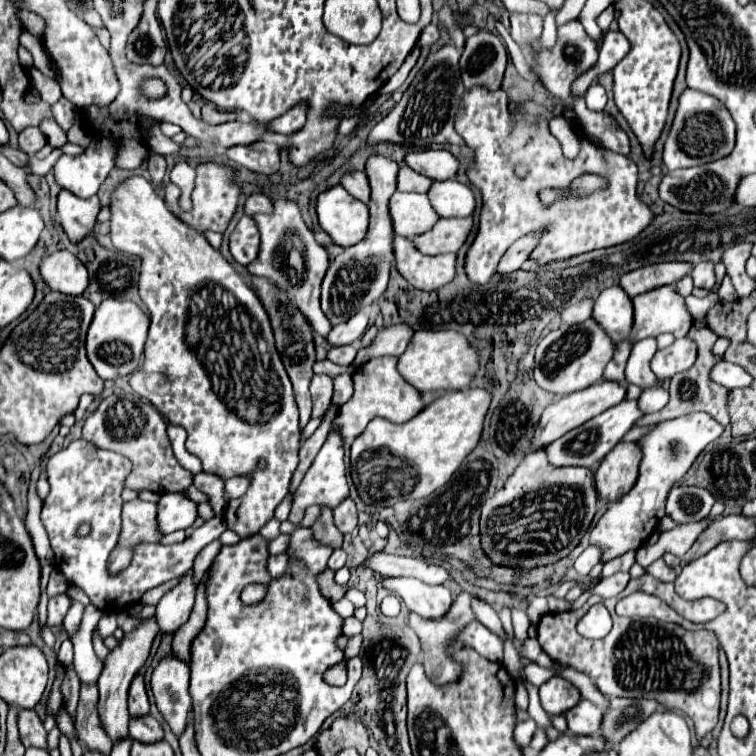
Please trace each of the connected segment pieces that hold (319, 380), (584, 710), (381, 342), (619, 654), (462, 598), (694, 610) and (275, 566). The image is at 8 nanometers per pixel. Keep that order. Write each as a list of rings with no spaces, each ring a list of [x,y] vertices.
[[[314,376],[310,384],[312,418],[320,418],[332,400],[332,380],[328,376]]]
[[[582,700],[578,706],[570,708],[564,716],[568,720],[568,730],[578,736],[590,736],[598,732],[602,726],[602,712],[590,700]]]
[[[396,324],[396,326],[384,328],[378,332],[378,336],[370,348],[358,352],[354,364],[360,366],[366,360],[378,358],[378,356],[402,356],[402,352],[408,348],[412,336],[414,336],[414,328],[408,328],[408,324]]]
[[[578,610],[578,612],[562,612],[562,614],[550,612],[550,614],[544,614],[542,620],[538,622],[538,642],[540,642],[542,650],[544,650],[552,660],[558,660],[558,662],[562,662],[562,664],[566,664],[566,666],[570,666],[570,668],[574,668],[574,670],[578,670],[578,672],[584,672],[584,674],[588,674],[590,678],[594,678],[598,690],[600,690],[602,694],[606,694],[608,698],[612,698],[612,696],[652,698],[652,700],[660,702],[662,706],[666,706],[668,710],[682,710],[684,714],[688,714],[688,716],[694,720],[698,740],[700,740],[706,732],[710,732],[710,730],[716,726],[716,722],[718,722],[718,708],[720,708],[720,666],[718,666],[718,648],[720,648],[720,644],[718,644],[718,638],[714,636],[714,632],[710,632],[710,630],[688,632],[688,630],[684,630],[682,626],[666,624],[666,622],[658,622],[658,620],[642,620],[642,618],[640,618],[640,620],[630,620],[630,618],[622,618],[622,620],[614,620],[614,628],[610,630],[610,634],[608,634],[606,638],[602,638],[602,640],[588,640],[588,638],[584,638],[584,636],[580,636],[580,634],[576,632],[576,622],[580,620],[582,614],[584,614],[584,610],[582,610],[582,612],[580,612],[580,610]]]
[[[464,590],[456,596],[454,604],[450,606],[450,612],[446,612],[446,616],[442,616],[442,620],[422,620],[422,616],[416,616],[416,612],[410,612],[410,626],[416,630],[416,634],[420,636],[420,642],[422,642],[422,648],[424,648],[424,654],[422,654],[422,662],[424,662],[424,668],[426,668],[426,674],[430,676],[430,680],[434,684],[448,684],[448,682],[454,682],[460,674],[460,664],[452,662],[448,658],[448,652],[450,652],[450,640],[452,636],[462,630],[468,622],[474,620],[474,614],[470,610],[470,594],[466,594]]]
[[[658,596],[658,598],[668,602],[680,616],[684,616],[690,622],[708,622],[726,610],[726,606],[720,600],[708,596],[698,600],[684,600],[680,596]]]
[[[286,554],[270,556],[270,560],[268,560],[268,572],[270,572],[270,576],[284,576],[288,564],[290,562],[288,562],[288,556]]]

